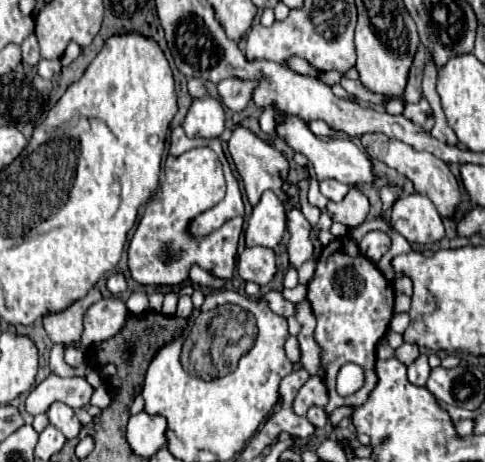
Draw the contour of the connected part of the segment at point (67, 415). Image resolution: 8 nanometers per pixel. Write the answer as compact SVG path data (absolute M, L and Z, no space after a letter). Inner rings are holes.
M55 401L49 409L47 409L47 417L51 421L51 425L55 425L67 439L73 439L79 435L81 431L81 423L75 415L75 411L71 407L67 407L65 403Z

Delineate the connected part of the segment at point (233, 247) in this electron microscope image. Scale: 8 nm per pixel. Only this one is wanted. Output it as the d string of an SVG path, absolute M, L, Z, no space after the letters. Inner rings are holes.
M209 147L191 149L179 157L167 157L165 161L165 183L157 189L153 199L147 203L145 213L133 233L133 239L129 243L129 273L131 277L141 285L181 285L189 281L189 269L193 265L199 265L203 269L213 271L221 279L231 279L235 271L235 255L237 255L237 241L241 235L241 227L219 227L217 231L211 231L205 237L193 237L189 233L191 221L201 215L203 211L215 207L225 197L225 177L219 163L219 157Z

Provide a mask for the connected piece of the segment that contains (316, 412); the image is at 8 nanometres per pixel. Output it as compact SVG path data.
M311 407L309 413L307 413L307 419L309 419L315 427L325 427L327 415L325 415L325 411L323 411L321 407Z

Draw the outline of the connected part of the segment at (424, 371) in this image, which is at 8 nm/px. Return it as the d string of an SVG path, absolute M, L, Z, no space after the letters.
M421 353L421 355L409 365L409 381L411 381L413 385L423 387L423 385L427 383L429 371L431 371L431 367L429 367L429 363L427 363L427 355Z

